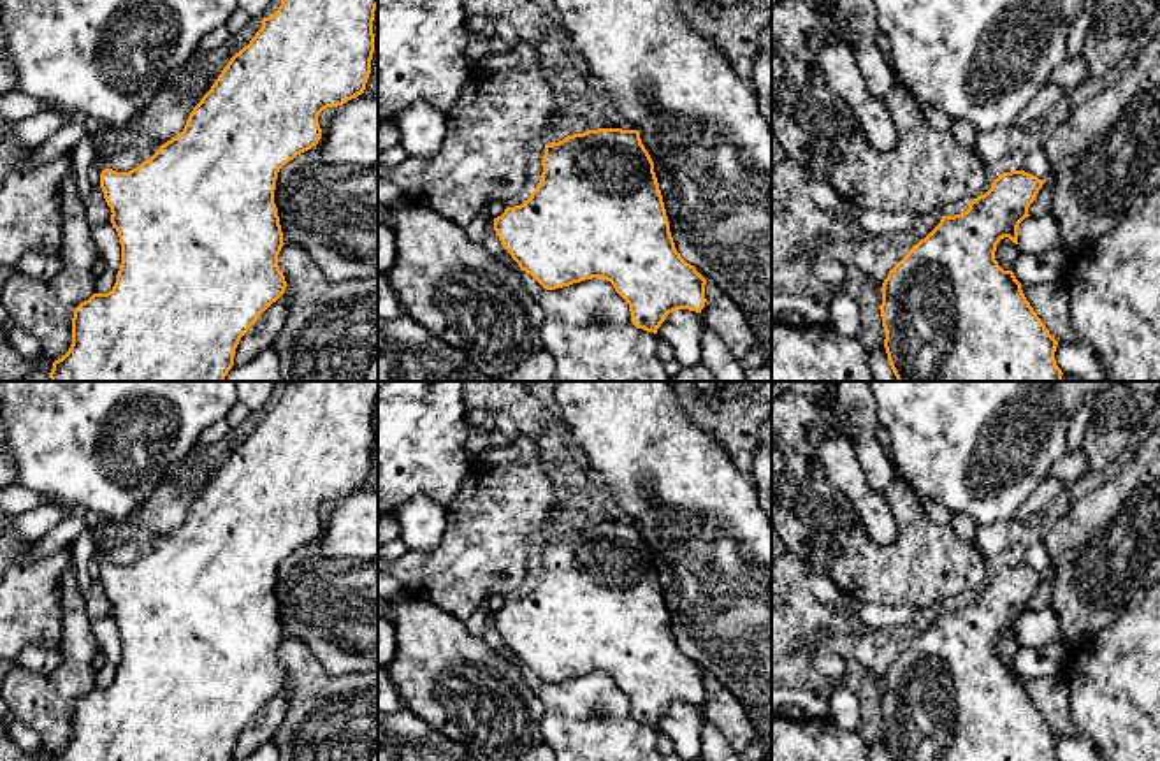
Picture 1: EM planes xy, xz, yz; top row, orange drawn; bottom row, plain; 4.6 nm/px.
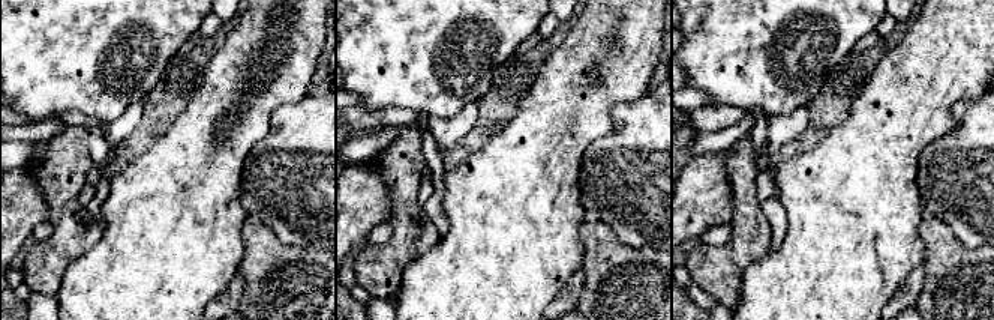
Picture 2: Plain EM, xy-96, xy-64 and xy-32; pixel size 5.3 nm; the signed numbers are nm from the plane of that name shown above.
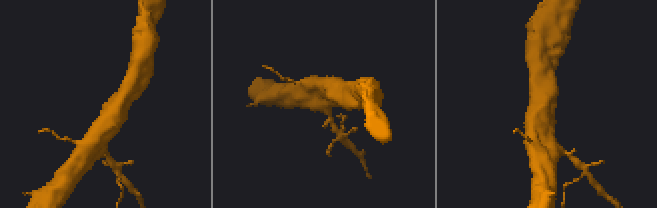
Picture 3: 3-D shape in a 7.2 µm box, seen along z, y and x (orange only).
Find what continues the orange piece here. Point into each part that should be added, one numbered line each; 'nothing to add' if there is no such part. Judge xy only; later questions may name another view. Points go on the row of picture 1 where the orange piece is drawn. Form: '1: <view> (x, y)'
1: xy (113, 141)

